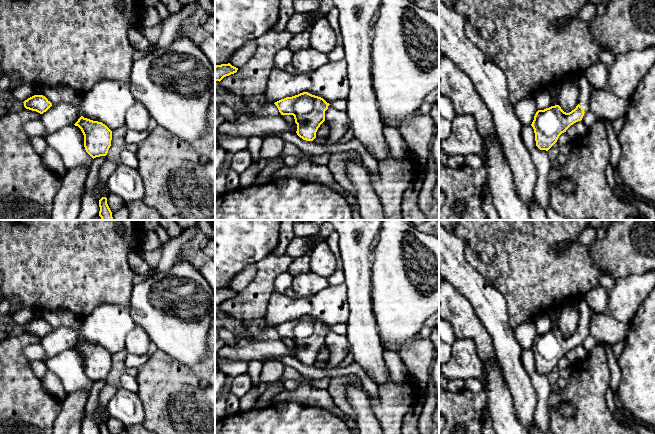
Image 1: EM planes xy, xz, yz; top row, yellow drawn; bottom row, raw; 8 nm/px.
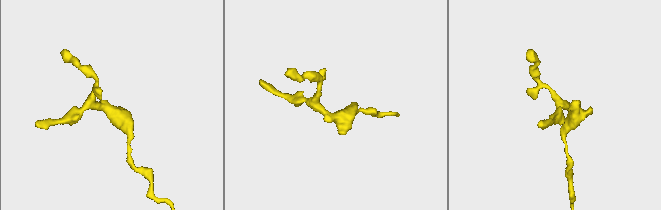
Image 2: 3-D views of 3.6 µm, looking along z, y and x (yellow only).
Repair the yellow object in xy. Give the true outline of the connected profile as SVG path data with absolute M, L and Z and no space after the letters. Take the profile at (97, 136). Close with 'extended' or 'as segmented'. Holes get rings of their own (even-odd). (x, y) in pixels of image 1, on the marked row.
M81 116L74 125L81 129L85 150L93 159L107 155L111 146L112 131L105 124Z; as segmented

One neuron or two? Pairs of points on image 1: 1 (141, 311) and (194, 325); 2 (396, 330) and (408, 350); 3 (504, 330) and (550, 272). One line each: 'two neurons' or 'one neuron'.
1: one neuron
2: two neurons
3: two neurons

